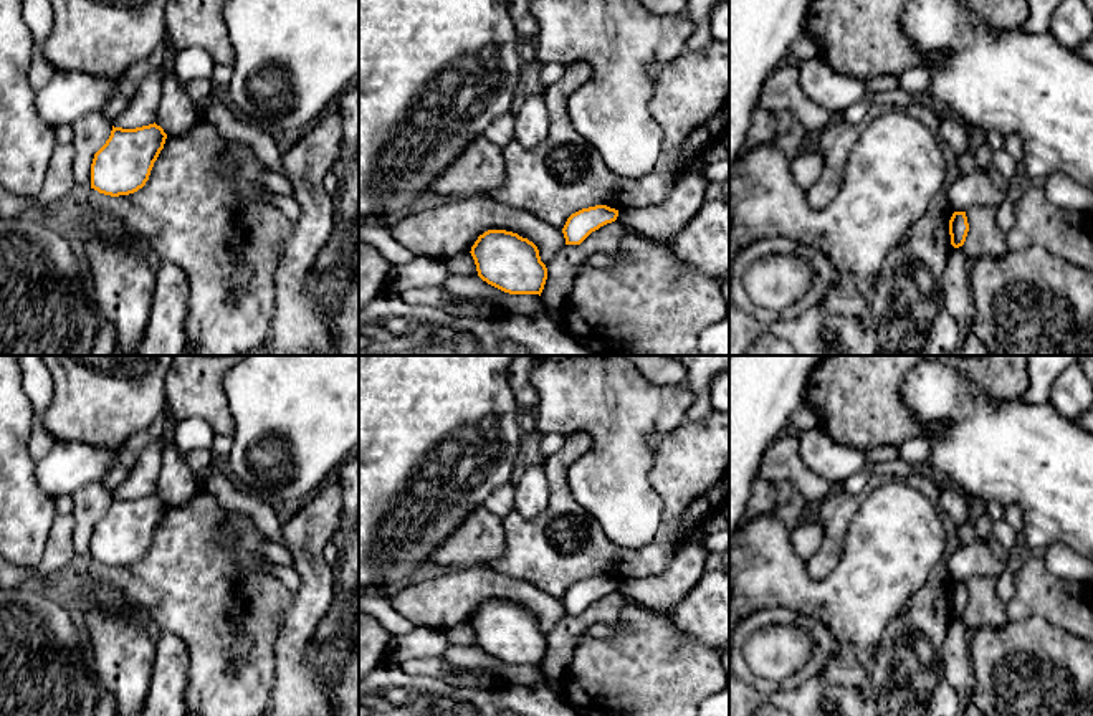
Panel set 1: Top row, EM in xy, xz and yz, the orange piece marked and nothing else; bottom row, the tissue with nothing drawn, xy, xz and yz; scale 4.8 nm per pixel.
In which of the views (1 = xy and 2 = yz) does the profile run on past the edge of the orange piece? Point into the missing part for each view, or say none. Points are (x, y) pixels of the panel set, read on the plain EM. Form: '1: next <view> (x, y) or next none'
1: next none
2: next none

